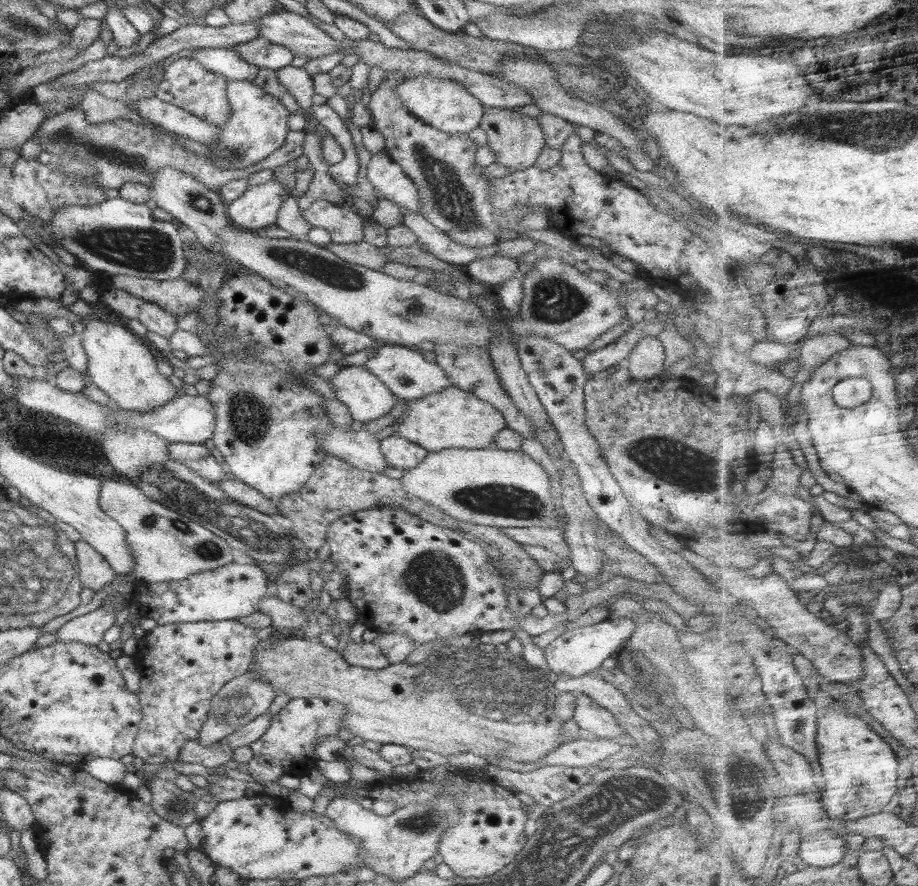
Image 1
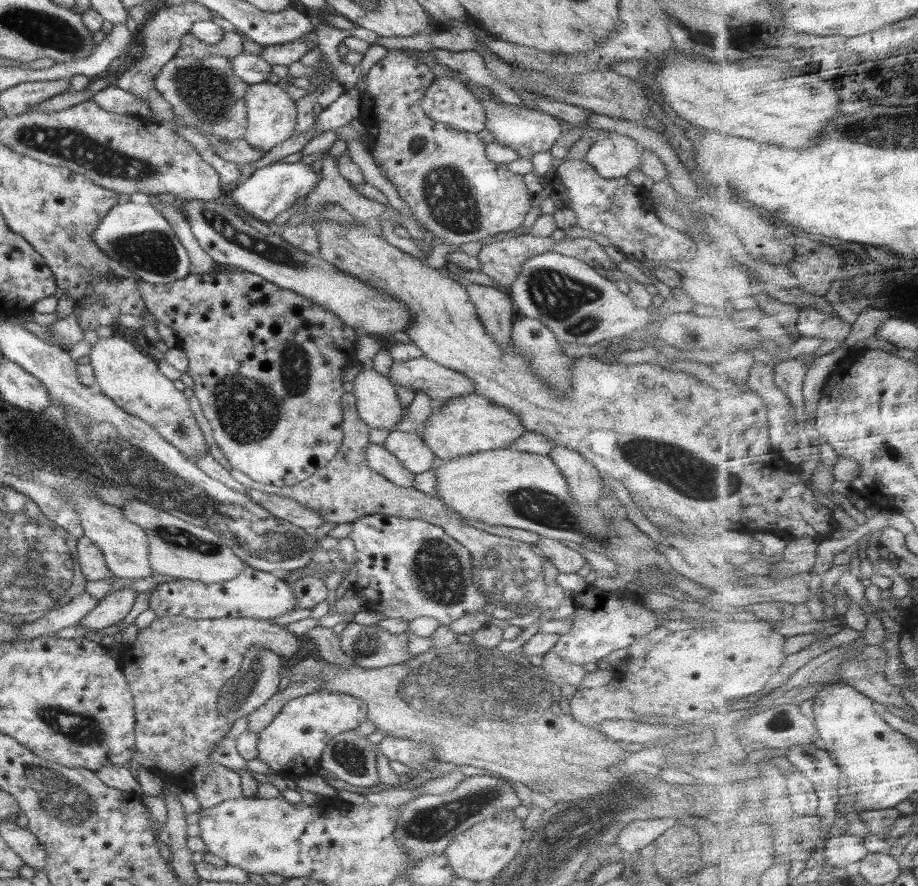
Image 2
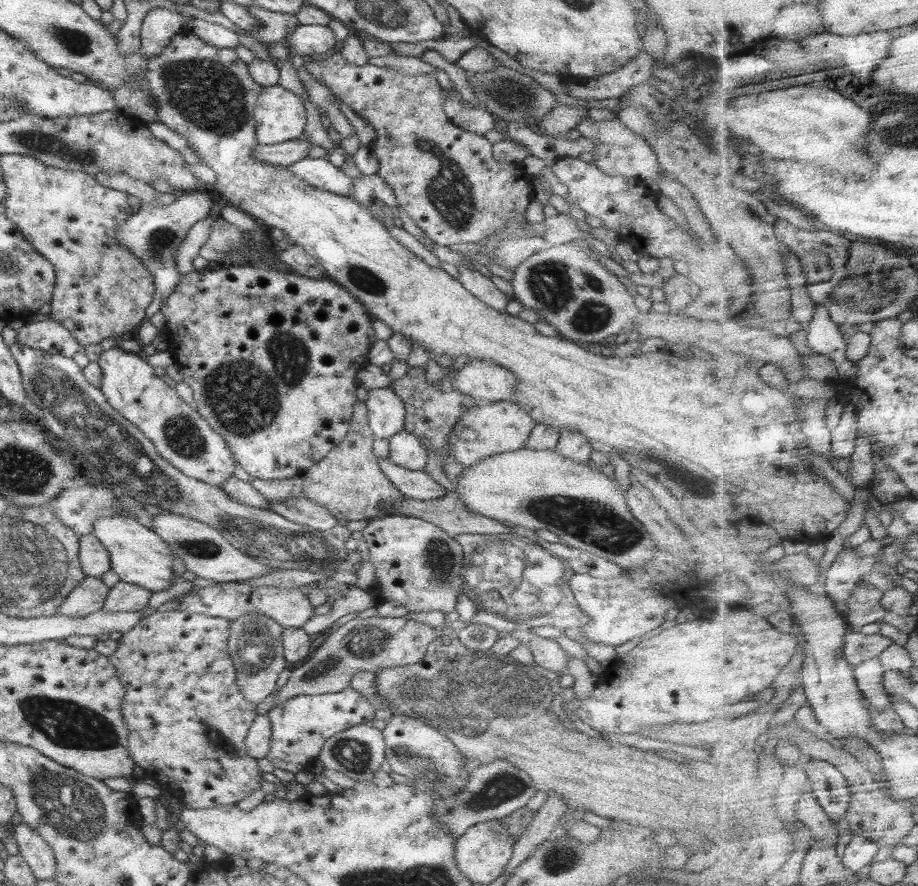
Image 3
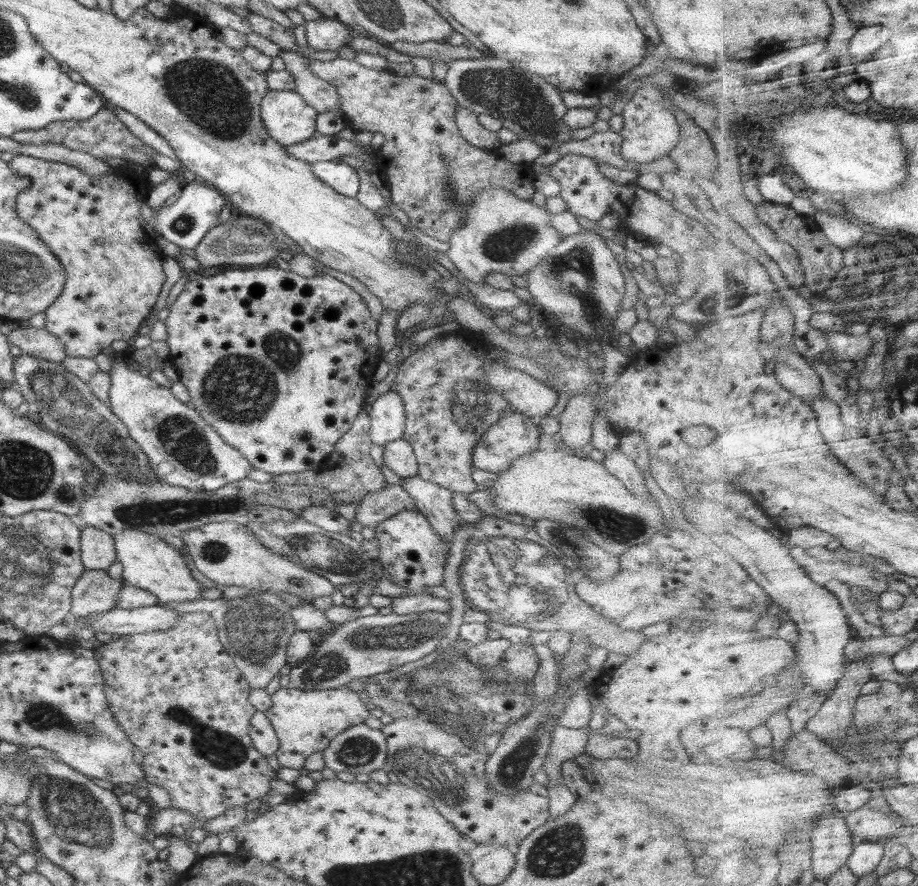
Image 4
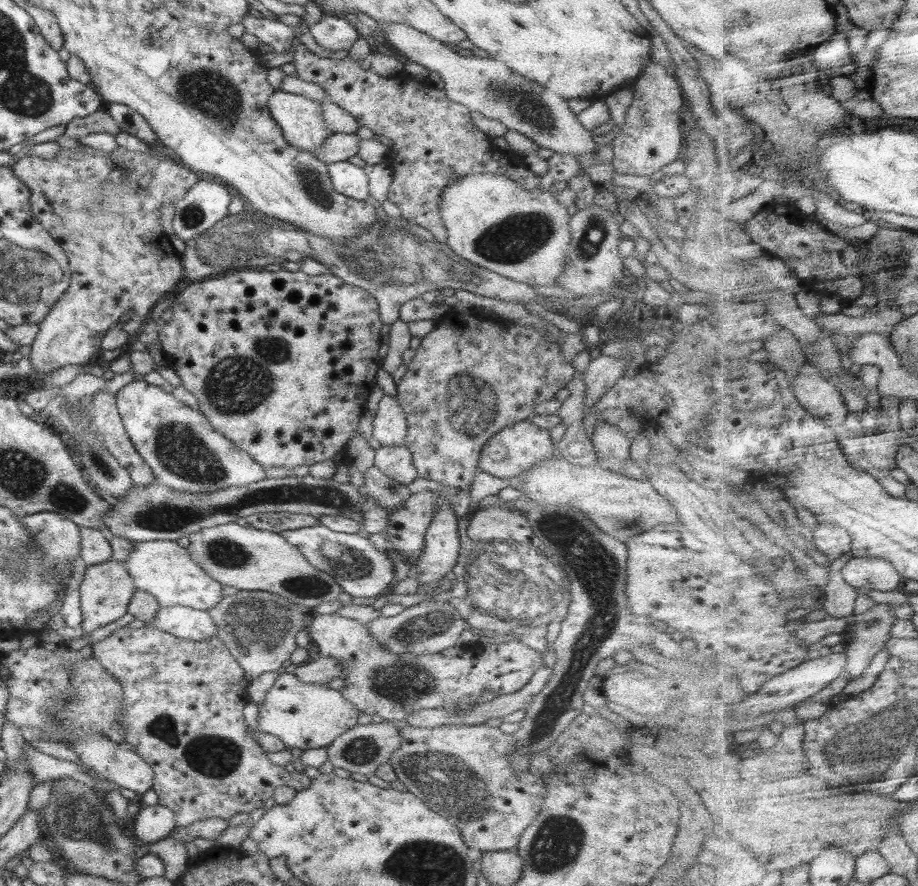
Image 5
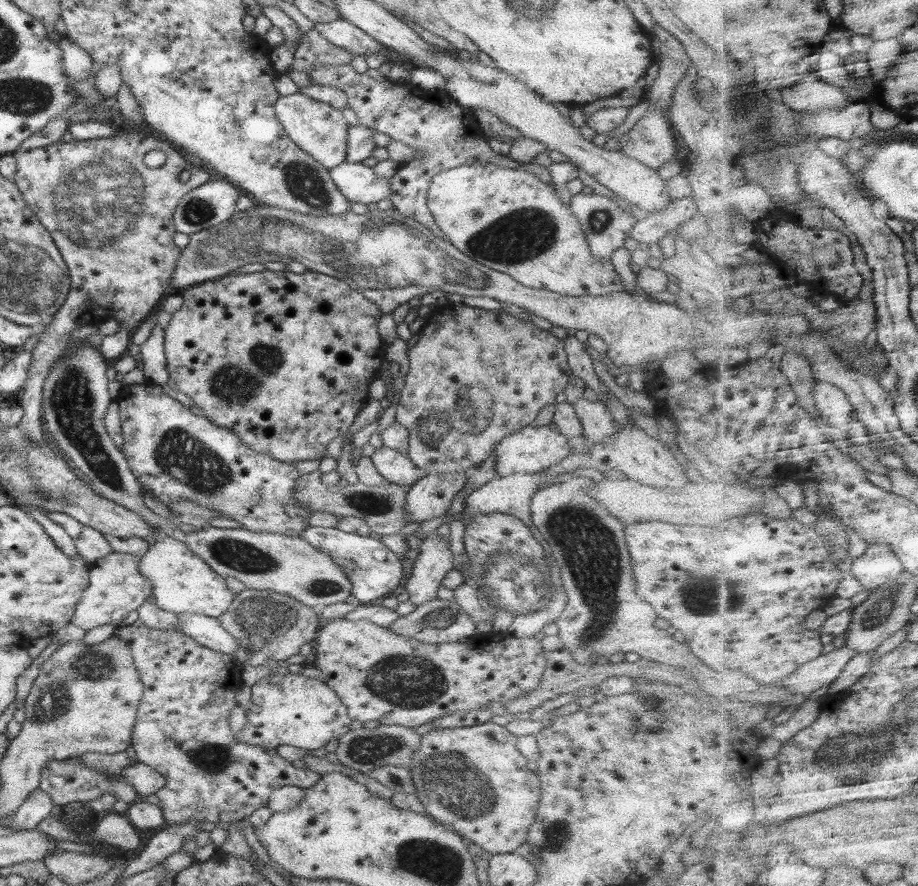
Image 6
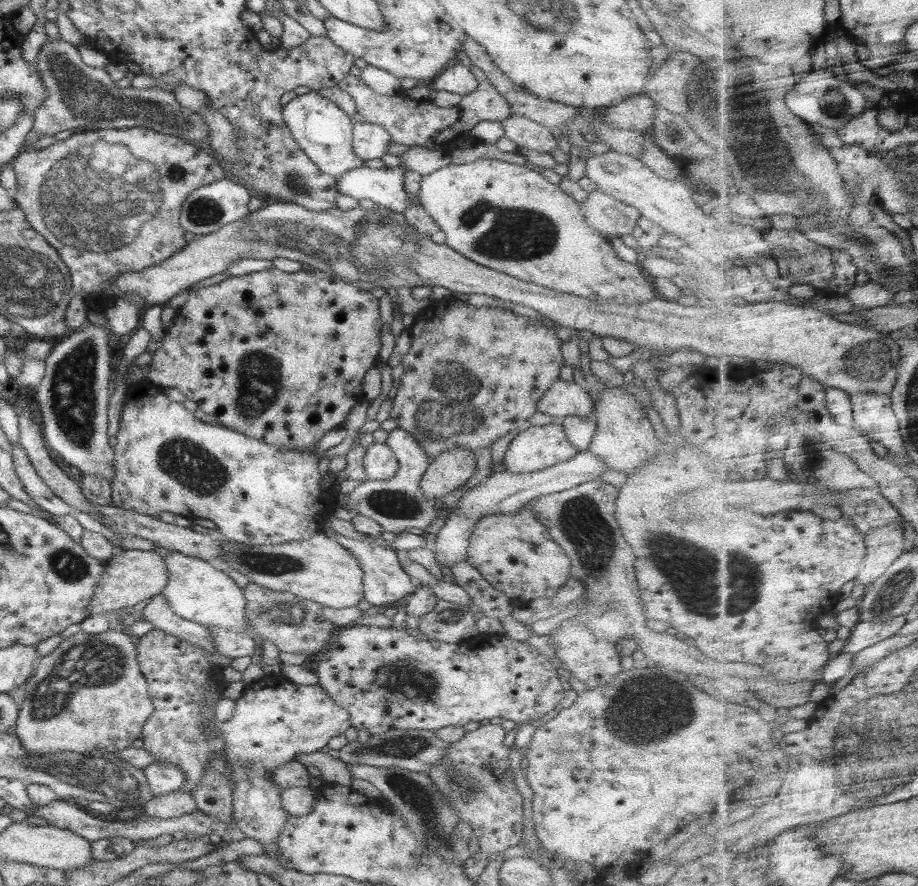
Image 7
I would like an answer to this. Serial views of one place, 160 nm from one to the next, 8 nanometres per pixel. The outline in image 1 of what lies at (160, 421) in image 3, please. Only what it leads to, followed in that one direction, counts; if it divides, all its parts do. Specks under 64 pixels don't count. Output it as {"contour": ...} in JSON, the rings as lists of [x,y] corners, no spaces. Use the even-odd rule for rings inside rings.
{"contour":[[[88,317],[80,335],[87,354],[87,375],[100,390],[111,398],[111,402],[124,410],[148,412],[168,404],[177,394],[177,388],[156,368],[156,359],[139,334],[130,329],[104,322],[99,317]]]}

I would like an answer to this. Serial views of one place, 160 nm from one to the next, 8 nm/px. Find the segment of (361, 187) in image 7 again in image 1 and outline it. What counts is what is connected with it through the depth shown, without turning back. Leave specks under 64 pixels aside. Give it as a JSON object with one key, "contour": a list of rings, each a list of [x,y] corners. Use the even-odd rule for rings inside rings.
{"contour":[[[276,177],[263,184],[248,184],[238,199],[226,204],[229,219],[237,229],[262,233],[279,221],[279,208],[288,195],[289,190]]]}

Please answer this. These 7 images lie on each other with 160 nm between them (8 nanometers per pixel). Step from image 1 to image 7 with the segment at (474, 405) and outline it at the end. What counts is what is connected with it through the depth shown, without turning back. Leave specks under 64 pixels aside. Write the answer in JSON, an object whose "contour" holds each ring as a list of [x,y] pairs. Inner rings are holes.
{"contour":[[[558,420],[543,426],[530,425],[526,430],[518,431],[508,445],[501,469],[517,474],[538,472],[570,460],[577,451],[577,448],[570,444]]]}

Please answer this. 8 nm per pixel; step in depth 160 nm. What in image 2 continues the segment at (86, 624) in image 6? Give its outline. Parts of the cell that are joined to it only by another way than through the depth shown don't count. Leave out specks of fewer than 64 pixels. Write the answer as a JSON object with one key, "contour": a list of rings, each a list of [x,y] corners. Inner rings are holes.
{"contour":[[[86,591],[78,596],[72,597],[72,600],[62,606],[62,608],[53,609],[40,619],[30,623],[18,626],[19,634],[15,640],[9,640],[10,643],[21,643],[22,641],[32,640],[39,636],[55,634],[59,630],[76,626],[80,621],[94,611],[99,600],[90,596]]]}

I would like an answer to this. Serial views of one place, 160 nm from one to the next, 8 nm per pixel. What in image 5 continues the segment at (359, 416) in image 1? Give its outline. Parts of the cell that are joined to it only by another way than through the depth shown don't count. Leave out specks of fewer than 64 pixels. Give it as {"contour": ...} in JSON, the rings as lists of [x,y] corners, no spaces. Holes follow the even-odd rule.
{"contour":[[[384,395],[373,420],[372,437],[381,446],[404,445],[407,437],[407,420],[396,397]]]}

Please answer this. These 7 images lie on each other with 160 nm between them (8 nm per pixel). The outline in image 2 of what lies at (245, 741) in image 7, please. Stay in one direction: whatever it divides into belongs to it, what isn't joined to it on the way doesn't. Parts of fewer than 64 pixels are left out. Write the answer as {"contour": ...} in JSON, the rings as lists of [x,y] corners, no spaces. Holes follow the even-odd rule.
{"contour":[[[321,690],[317,693],[297,696],[294,700],[289,700],[277,713],[274,720],[259,732],[257,740],[258,757],[256,758],[269,766],[270,770],[276,774],[280,770],[290,770],[294,774],[303,775],[317,772],[319,760],[328,741],[341,732],[358,728],[367,718],[366,703],[362,699],[350,696],[348,693],[333,693]]]}

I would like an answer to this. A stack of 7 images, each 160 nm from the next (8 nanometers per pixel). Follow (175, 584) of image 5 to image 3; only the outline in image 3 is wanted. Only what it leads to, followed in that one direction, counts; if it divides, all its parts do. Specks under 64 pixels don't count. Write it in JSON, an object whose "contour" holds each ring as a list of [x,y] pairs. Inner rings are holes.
{"contour":[[[131,516],[104,517],[96,519],[92,525],[92,534],[106,548],[111,561],[111,569],[119,576],[119,580],[147,588],[152,592],[160,592],[170,588],[180,578],[172,570],[172,556],[168,546],[146,526],[139,524]]]}

